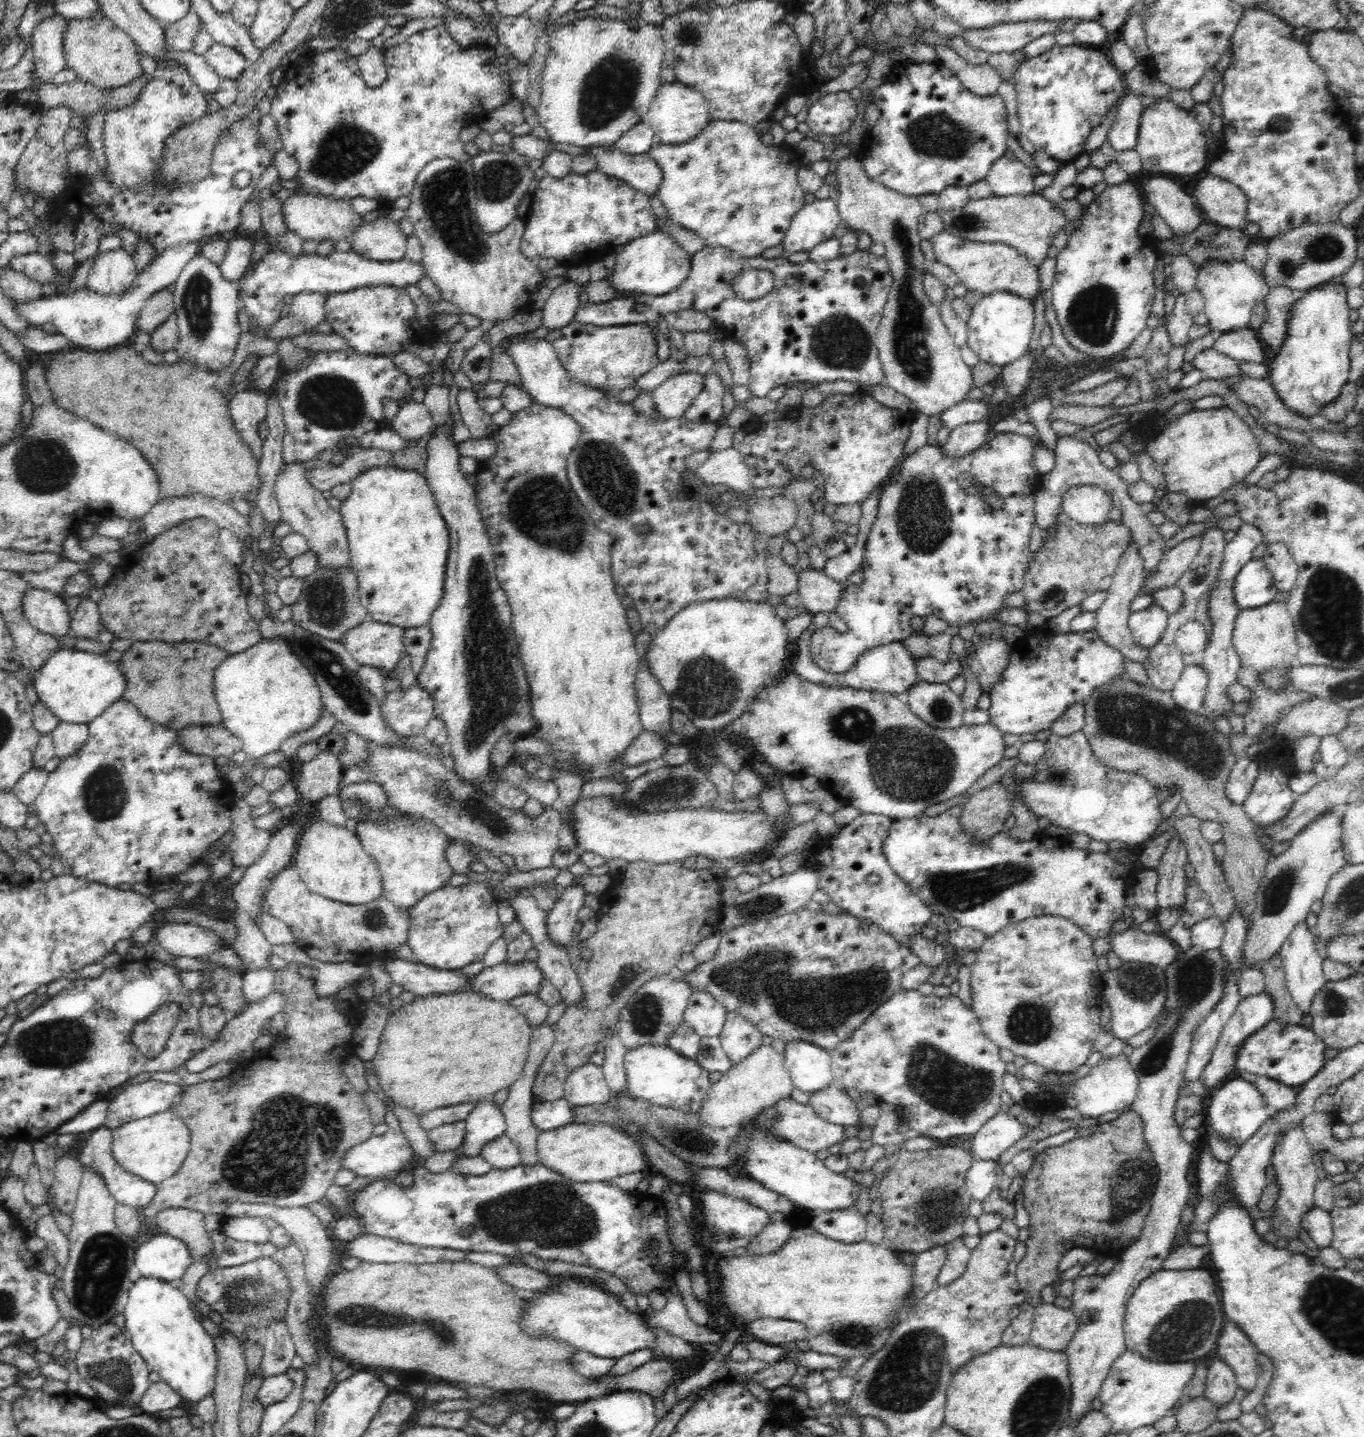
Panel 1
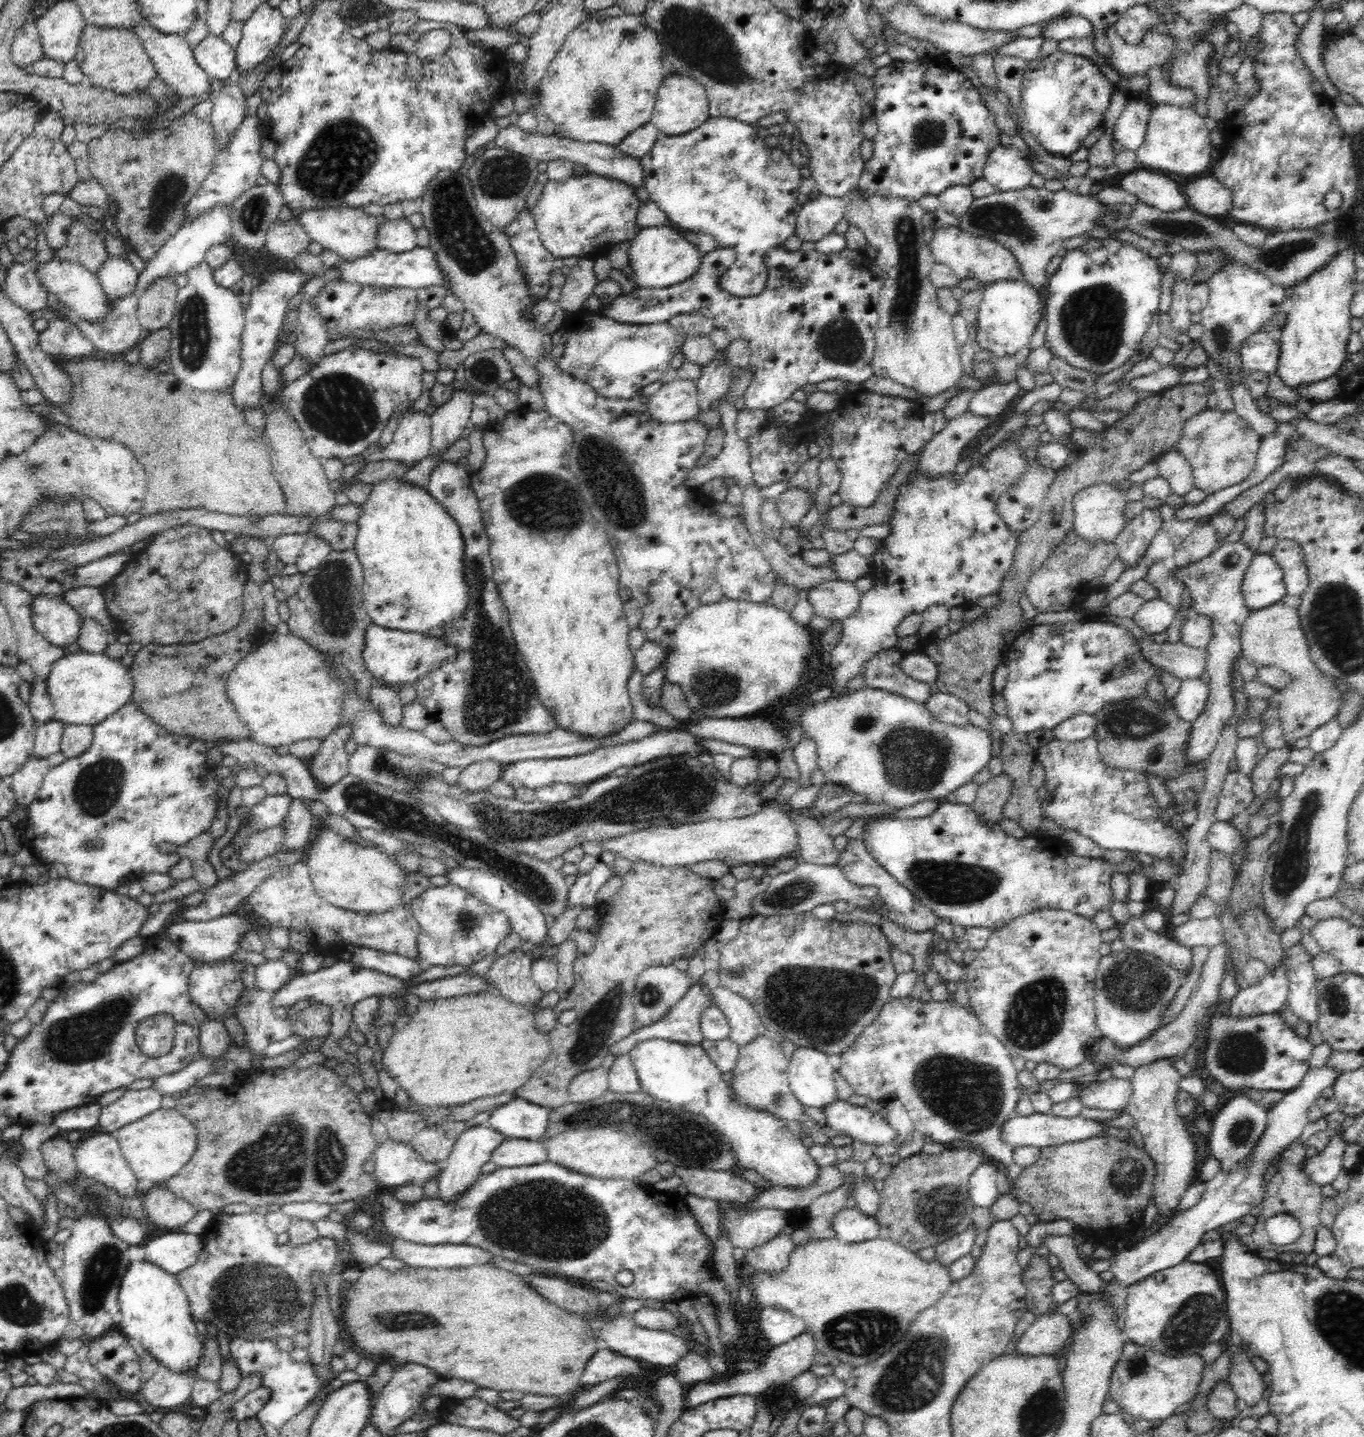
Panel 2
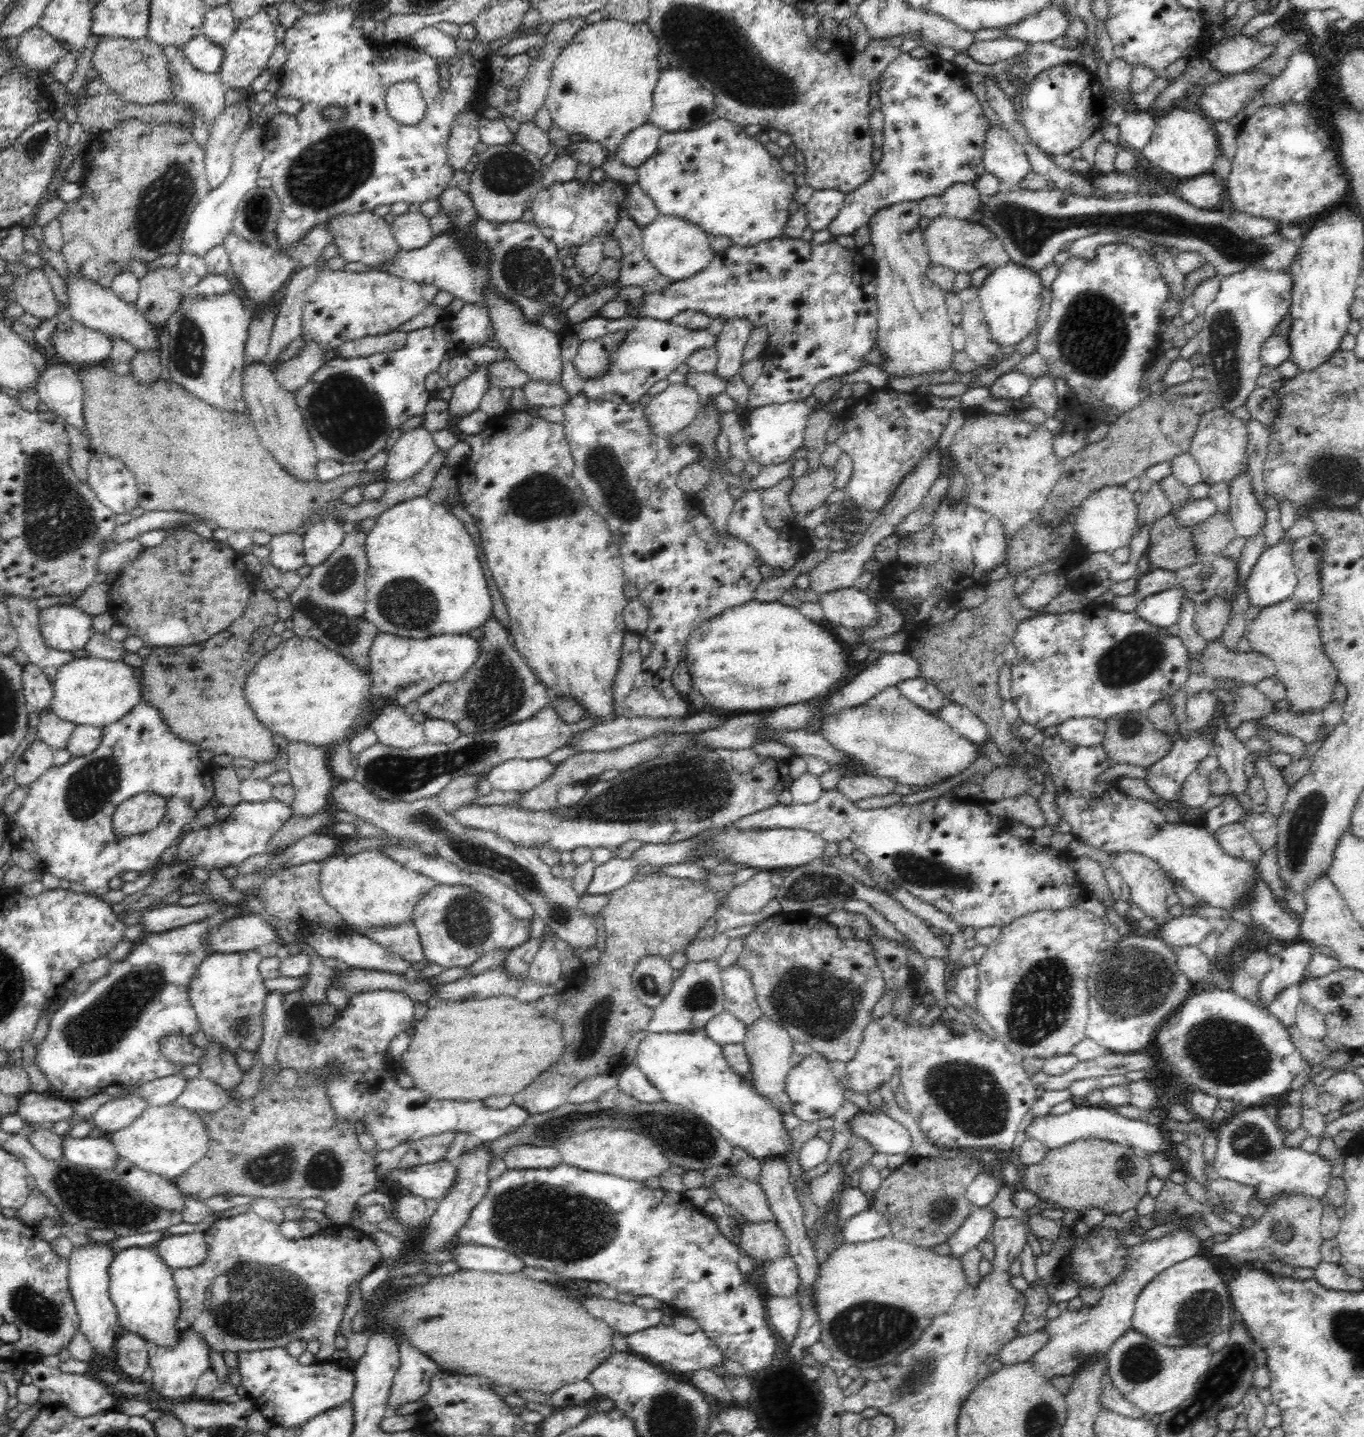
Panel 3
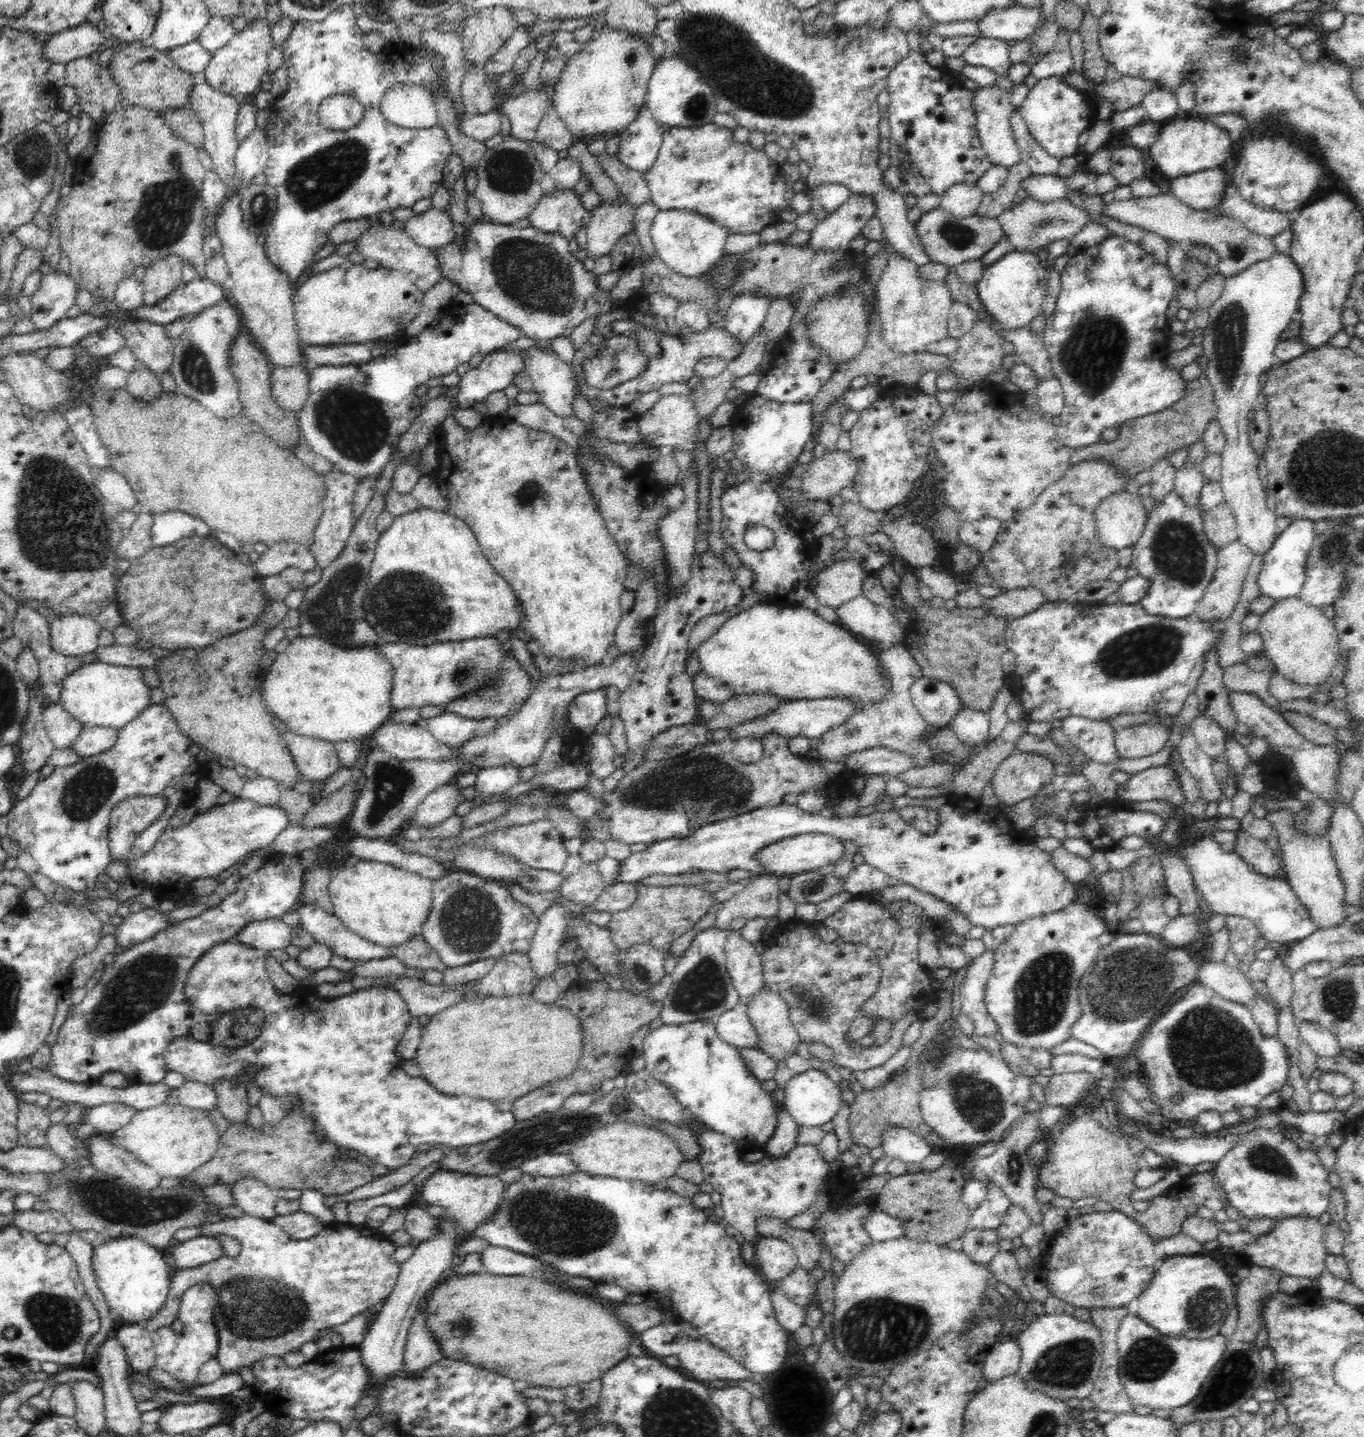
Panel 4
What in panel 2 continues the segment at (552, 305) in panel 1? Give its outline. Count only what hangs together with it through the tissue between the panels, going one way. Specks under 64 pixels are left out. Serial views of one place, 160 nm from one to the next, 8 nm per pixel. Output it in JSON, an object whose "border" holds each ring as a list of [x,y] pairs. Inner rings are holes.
{"border":[[[582,256],[578,258],[578,264],[572,268],[566,278],[566,284],[561,288],[561,300],[559,309],[570,313],[582,311],[582,305],[591,296],[594,286],[598,284],[595,274],[595,258]]]}

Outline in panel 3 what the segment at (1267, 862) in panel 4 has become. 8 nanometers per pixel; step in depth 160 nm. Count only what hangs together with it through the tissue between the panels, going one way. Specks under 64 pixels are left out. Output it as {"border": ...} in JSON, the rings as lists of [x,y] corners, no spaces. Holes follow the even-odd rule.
{"border":[[[1240,821],[1225,824],[1212,835],[1222,847],[1222,851],[1229,856],[1250,863],[1258,863],[1265,853],[1260,844],[1250,834],[1250,831]]]}

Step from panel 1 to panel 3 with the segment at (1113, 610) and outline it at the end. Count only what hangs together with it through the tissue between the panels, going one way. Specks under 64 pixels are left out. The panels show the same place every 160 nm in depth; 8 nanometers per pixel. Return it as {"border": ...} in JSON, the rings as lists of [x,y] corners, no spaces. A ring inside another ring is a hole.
{"border":[[[1160,481],[1153,482],[1150,490],[1143,495],[1141,503],[1138,505],[1137,530],[1143,526],[1156,524],[1159,518],[1172,512],[1172,503],[1168,501],[1168,495],[1160,487]],[[1220,640],[1208,642],[1198,654],[1188,654],[1190,674],[1210,676],[1214,679],[1236,679],[1243,684],[1258,684],[1276,674],[1274,661],[1259,652],[1230,651]]]}

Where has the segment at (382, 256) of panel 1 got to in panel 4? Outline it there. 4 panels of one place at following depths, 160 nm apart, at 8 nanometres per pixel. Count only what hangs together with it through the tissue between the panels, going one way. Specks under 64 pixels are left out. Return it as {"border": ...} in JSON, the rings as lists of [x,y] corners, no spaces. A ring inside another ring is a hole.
{"border":[[[434,206],[414,214],[405,222],[403,230],[416,245],[434,250],[452,245],[460,235],[460,227],[452,217]]]}

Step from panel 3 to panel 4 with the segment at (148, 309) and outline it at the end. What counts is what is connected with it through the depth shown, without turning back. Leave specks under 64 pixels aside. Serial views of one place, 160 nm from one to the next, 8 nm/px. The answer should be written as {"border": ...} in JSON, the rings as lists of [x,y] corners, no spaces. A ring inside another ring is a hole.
{"border":[[[170,254],[144,268],[145,275],[140,281],[143,286],[142,306],[160,304],[176,290],[177,286],[184,283],[184,262],[178,255]]]}

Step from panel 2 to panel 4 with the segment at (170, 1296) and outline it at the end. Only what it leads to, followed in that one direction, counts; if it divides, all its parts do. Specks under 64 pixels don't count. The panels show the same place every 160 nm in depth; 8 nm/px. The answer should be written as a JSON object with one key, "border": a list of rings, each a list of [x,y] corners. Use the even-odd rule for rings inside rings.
{"border":[[[132,1237],[112,1238],[93,1246],[92,1269],[95,1281],[104,1293],[111,1312],[119,1315],[124,1323],[136,1323],[145,1327],[148,1320],[163,1307],[169,1293],[169,1258],[152,1245]]]}

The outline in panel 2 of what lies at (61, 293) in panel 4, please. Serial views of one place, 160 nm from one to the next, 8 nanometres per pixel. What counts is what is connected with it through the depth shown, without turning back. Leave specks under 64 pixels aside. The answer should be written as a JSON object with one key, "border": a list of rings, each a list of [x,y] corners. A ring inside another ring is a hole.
{"border":[[[14,262],[9,266],[4,291],[16,306],[28,313],[47,308],[48,289],[42,285],[35,270],[36,263]]]}

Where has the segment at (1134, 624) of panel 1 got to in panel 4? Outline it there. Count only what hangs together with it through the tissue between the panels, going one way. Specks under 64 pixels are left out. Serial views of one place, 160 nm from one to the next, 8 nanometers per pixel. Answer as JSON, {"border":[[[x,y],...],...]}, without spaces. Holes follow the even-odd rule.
{"border":[[[1172,489],[1161,501],[1156,501],[1147,514],[1142,536],[1132,546],[1133,561],[1129,567],[1135,574],[1150,581],[1147,595],[1140,600],[1152,616],[1186,618],[1195,611],[1206,587],[1217,569],[1217,552],[1203,530],[1203,515],[1196,507],[1189,507]]]}

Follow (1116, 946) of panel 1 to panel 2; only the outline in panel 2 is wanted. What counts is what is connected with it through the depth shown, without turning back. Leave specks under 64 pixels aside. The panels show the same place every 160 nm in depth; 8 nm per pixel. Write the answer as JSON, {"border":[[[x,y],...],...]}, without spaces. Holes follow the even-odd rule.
{"border":[[[1141,916],[1122,922],[1124,945],[1129,949],[1152,954],[1168,966],[1186,975],[1192,968],[1192,950],[1172,939],[1167,932],[1157,933],[1146,928]]]}

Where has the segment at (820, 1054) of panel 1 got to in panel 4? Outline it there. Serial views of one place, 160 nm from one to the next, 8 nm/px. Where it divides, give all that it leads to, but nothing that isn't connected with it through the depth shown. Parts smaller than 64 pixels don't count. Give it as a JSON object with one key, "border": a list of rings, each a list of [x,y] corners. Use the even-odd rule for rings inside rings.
{"border":[[[808,1069],[786,1082],[783,1106],[795,1122],[804,1127],[822,1126],[836,1116],[843,1104],[838,1081],[833,1081],[819,1069]]]}

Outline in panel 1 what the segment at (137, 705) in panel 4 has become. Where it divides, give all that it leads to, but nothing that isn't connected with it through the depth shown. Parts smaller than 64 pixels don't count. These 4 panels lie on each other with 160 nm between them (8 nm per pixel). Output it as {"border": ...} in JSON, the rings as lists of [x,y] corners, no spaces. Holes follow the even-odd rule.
{"border":[[[61,646],[39,668],[40,675],[34,679],[40,701],[49,708],[58,721],[88,725],[100,716],[110,704],[123,698],[126,677],[117,662],[108,660],[104,654],[62,648]]]}

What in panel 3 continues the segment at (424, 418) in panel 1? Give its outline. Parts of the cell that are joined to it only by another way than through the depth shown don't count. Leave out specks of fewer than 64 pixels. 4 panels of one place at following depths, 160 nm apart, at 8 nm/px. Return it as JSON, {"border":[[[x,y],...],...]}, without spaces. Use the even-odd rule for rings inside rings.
{"border":[[[420,425],[416,429],[400,434],[388,453],[384,467],[387,471],[386,481],[408,480],[426,466],[437,450],[432,441],[432,433]]]}

